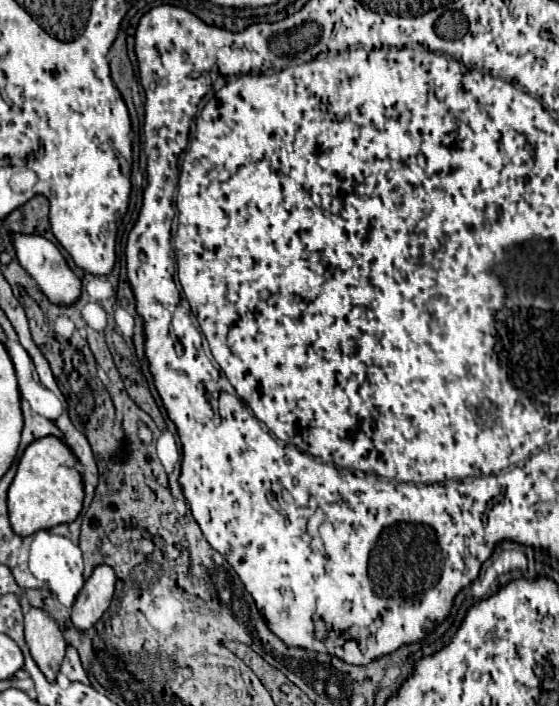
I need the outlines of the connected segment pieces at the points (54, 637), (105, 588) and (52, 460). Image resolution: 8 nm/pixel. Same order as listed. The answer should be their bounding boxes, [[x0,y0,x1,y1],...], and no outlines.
[[24,607,66,683],[72,565,116,631],[8,437,82,535]]

